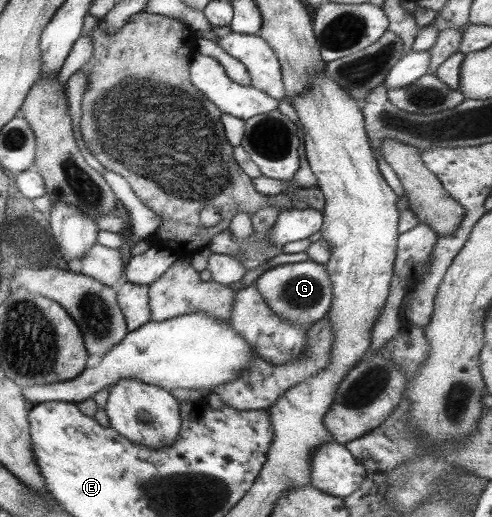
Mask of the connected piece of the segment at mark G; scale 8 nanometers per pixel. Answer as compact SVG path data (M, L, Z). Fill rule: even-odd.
M314 261L273 266L257 277L254 285L266 305L283 320L299 328L308 328L328 313L332 301L332 284L324 265Z

